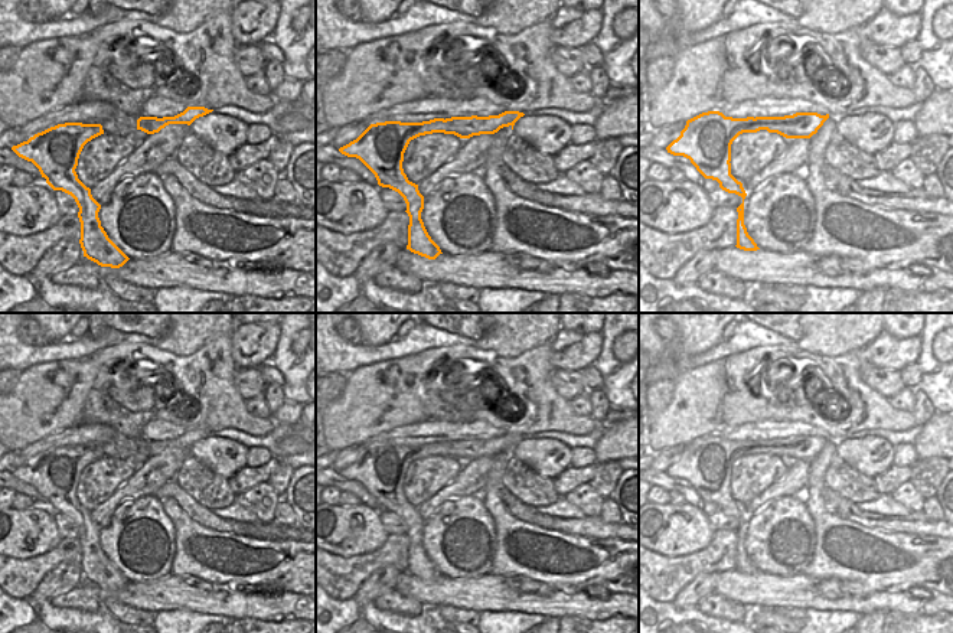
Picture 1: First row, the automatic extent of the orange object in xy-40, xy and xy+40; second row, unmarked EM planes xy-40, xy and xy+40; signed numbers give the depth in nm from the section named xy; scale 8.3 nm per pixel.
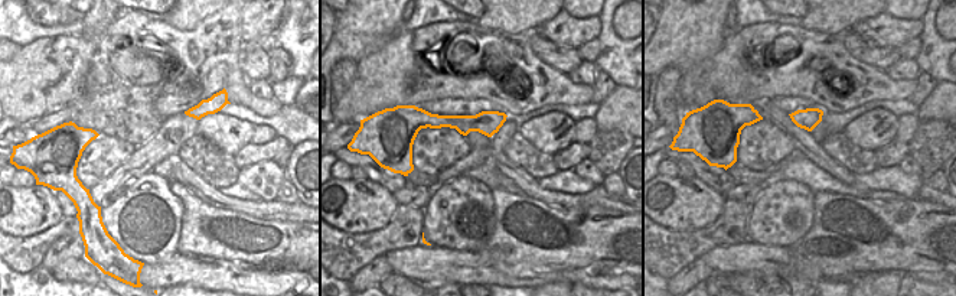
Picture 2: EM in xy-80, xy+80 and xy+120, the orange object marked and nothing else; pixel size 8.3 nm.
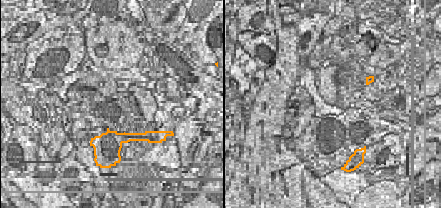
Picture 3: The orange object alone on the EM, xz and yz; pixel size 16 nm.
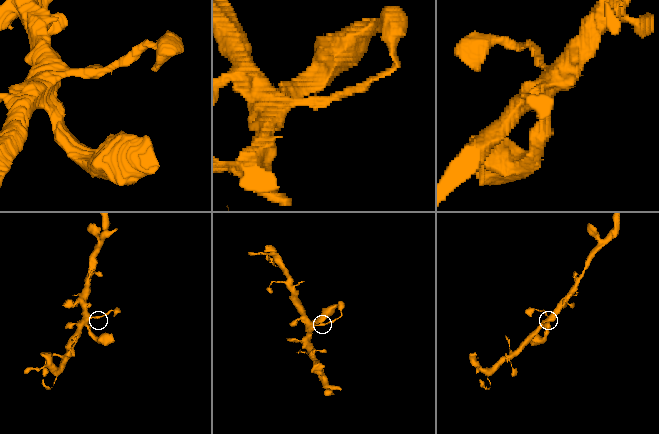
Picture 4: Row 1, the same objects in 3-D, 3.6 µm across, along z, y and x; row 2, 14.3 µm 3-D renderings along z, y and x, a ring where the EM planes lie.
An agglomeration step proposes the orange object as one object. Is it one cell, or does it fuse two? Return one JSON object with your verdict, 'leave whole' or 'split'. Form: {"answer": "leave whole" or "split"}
{"answer": "split"}

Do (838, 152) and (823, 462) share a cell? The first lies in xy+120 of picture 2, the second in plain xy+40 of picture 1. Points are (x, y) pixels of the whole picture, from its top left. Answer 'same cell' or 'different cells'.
different cells

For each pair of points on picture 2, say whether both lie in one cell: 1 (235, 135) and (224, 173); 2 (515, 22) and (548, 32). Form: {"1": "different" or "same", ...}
{"1": "different", "2": "different"}

